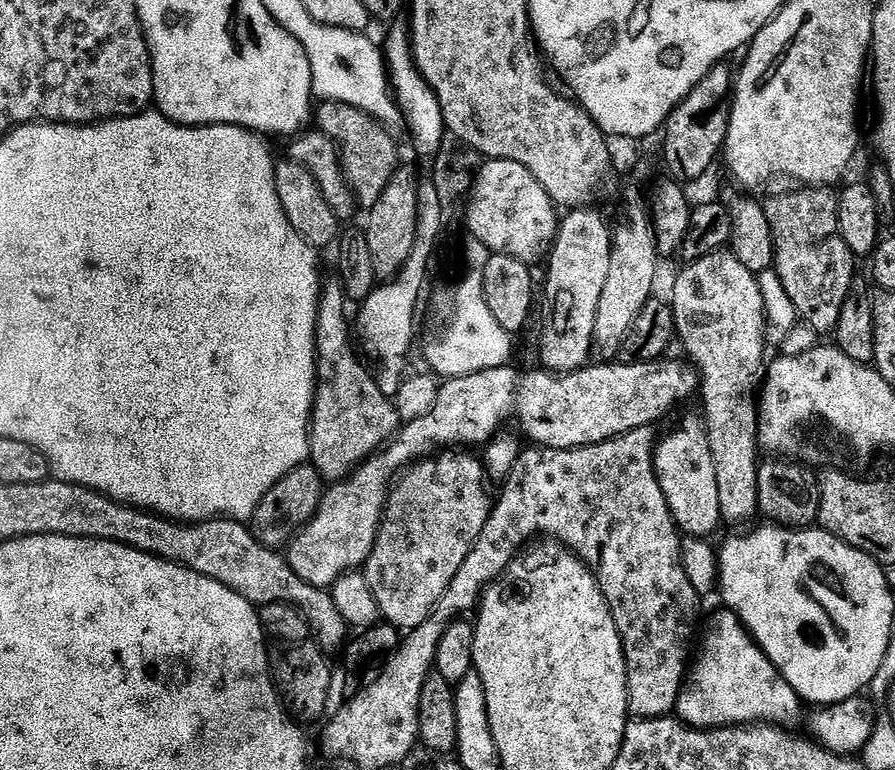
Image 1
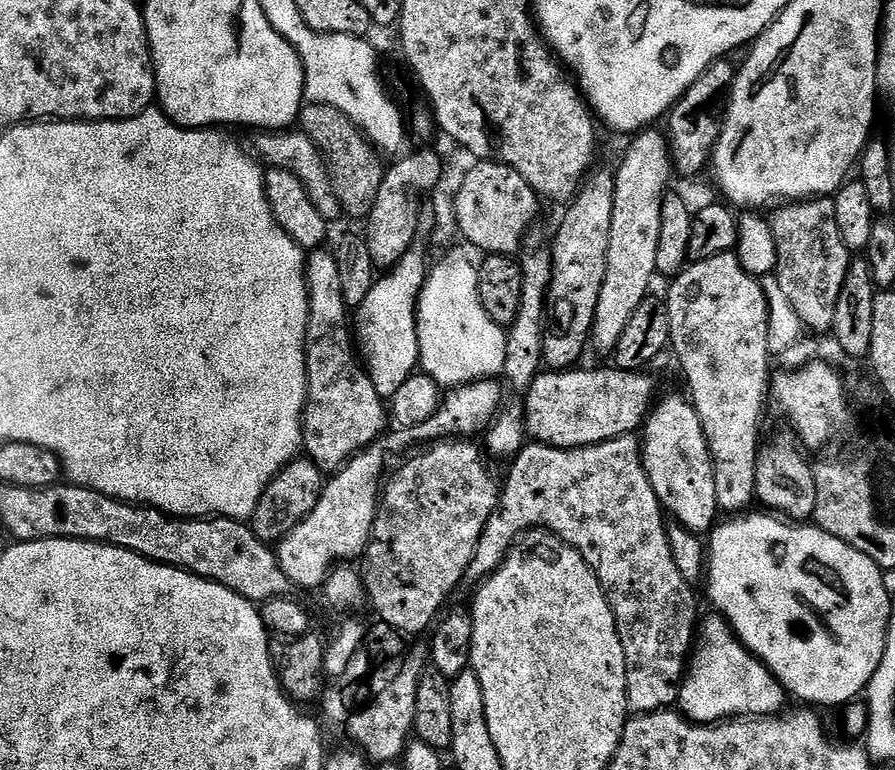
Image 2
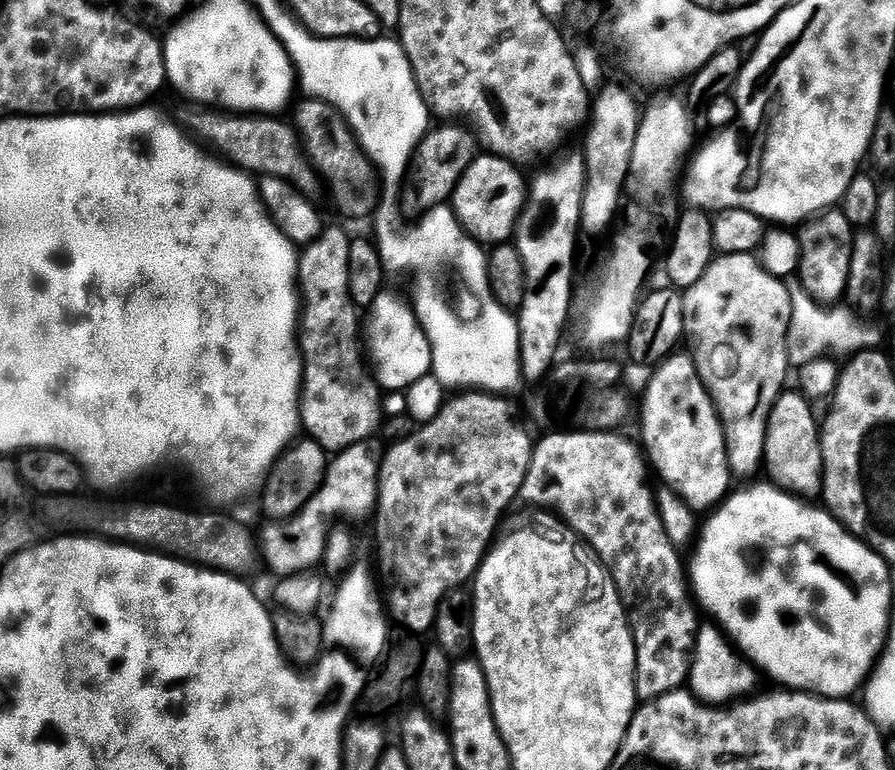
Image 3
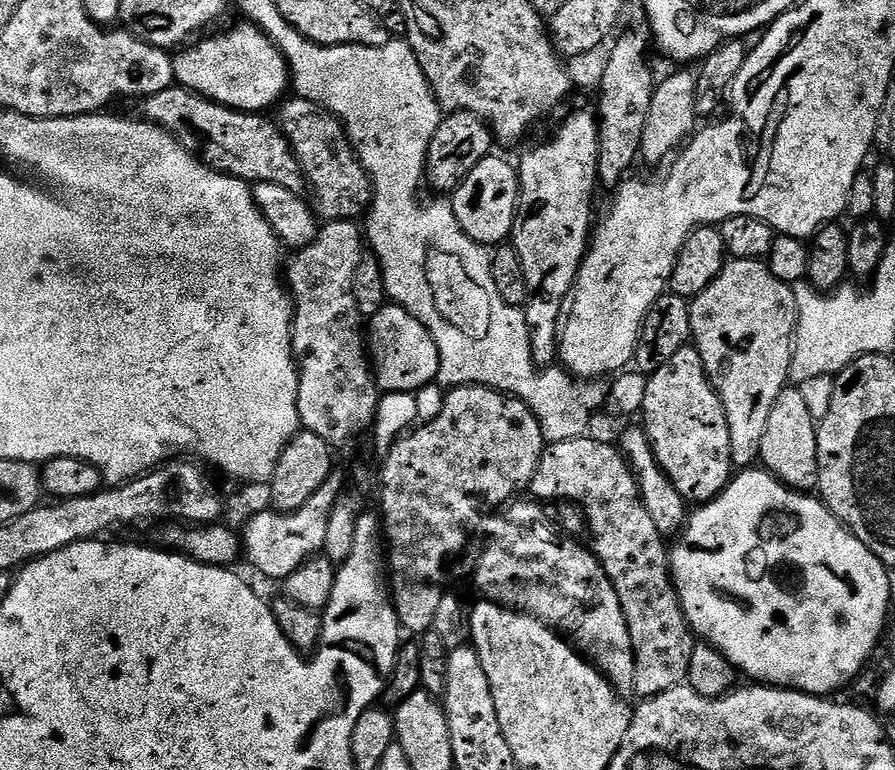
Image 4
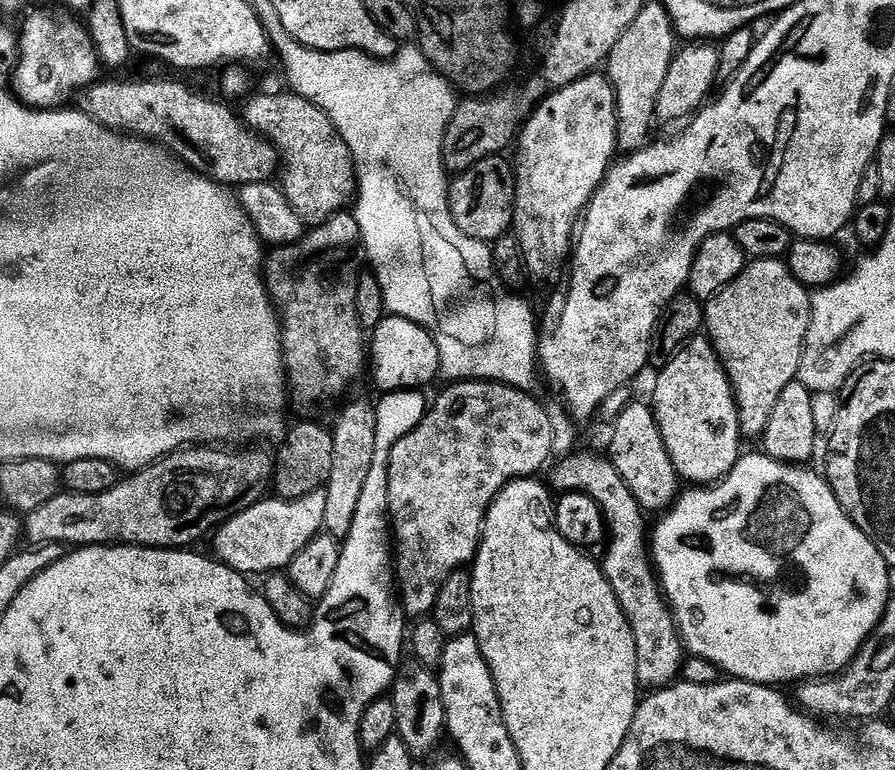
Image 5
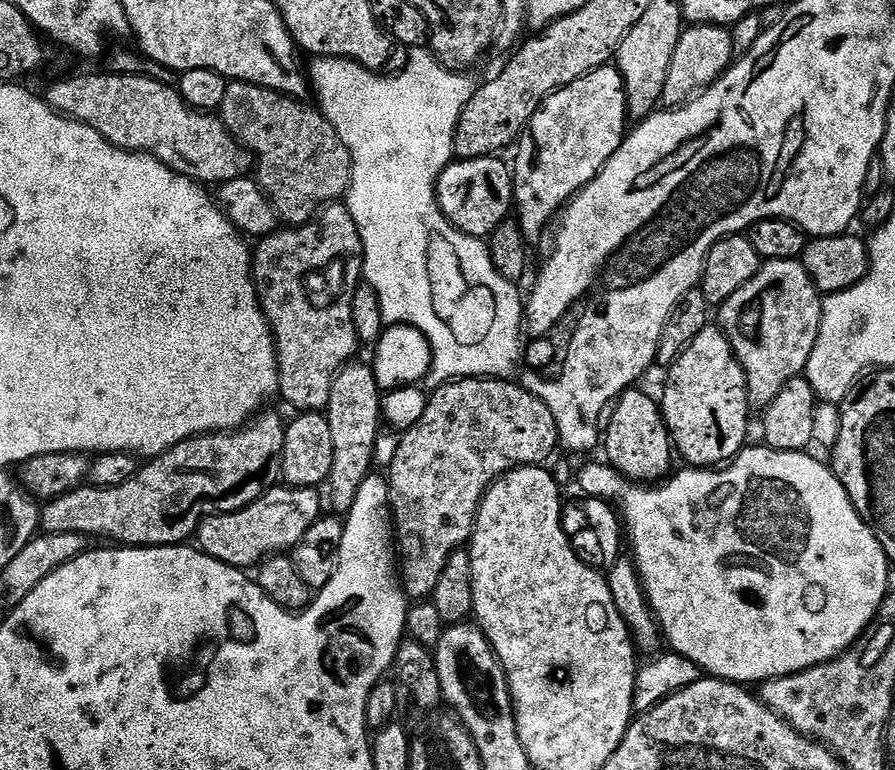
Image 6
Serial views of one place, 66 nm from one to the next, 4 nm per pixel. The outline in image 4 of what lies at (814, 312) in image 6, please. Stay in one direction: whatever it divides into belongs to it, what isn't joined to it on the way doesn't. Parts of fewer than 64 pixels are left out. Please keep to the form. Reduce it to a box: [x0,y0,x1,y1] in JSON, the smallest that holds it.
[688,258,796,469]

